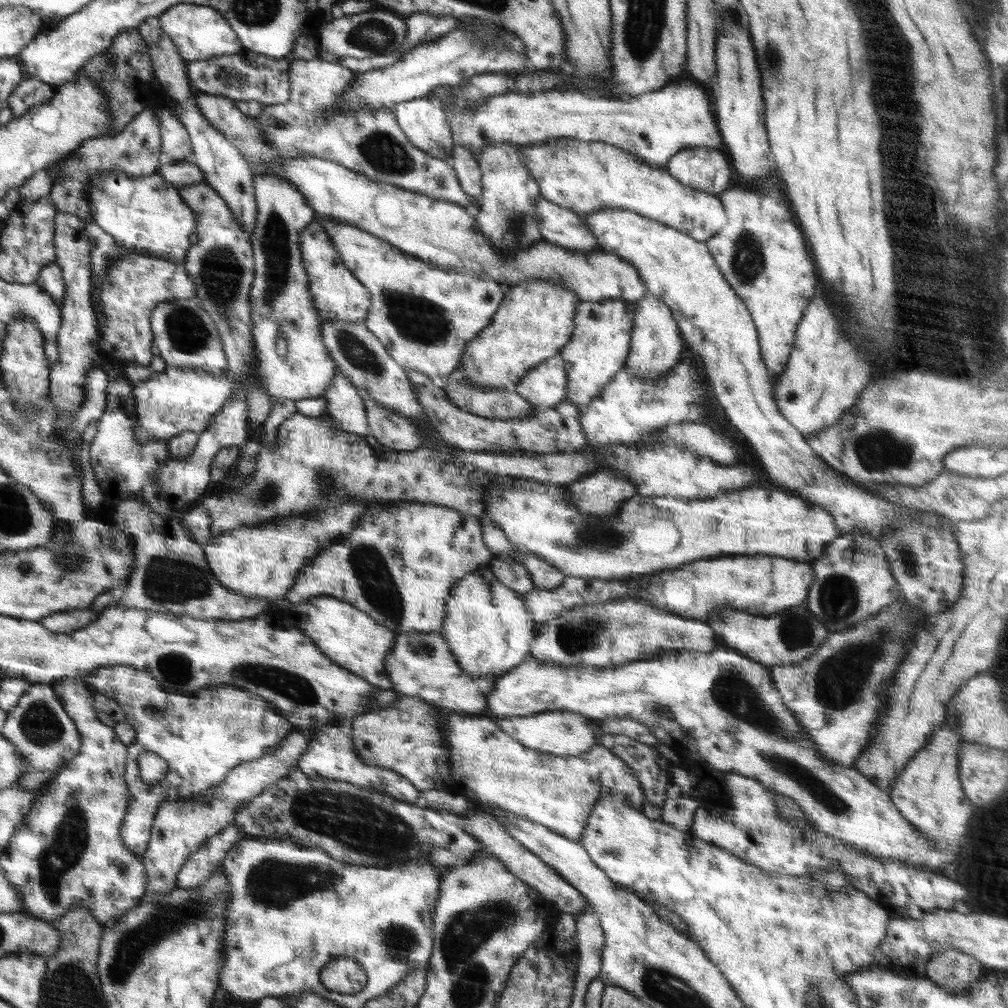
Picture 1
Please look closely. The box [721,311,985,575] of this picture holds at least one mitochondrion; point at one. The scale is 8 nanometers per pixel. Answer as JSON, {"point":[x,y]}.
{"point":[877,451]}

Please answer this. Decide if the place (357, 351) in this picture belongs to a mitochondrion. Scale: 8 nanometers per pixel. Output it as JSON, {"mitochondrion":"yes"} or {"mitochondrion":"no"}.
{"mitochondrion":"yes"}

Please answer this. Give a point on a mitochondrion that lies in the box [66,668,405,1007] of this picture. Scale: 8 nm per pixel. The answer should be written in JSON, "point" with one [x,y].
{"point":[165,919]}

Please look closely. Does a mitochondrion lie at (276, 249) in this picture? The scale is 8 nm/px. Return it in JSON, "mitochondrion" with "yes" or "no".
{"mitochondrion":"yes"}

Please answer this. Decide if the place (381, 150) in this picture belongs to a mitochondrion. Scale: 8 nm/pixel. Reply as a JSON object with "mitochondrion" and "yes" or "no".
{"mitochondrion":"yes"}

